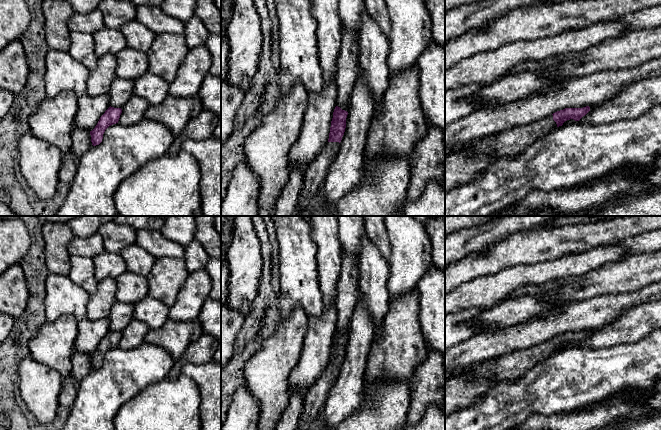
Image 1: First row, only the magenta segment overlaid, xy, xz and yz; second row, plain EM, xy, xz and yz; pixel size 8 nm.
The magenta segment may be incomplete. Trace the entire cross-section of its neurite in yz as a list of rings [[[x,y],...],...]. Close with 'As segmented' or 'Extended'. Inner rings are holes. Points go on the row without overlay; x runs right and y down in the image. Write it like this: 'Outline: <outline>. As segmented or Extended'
Outline: [[[590,331],[565,332],[552,339],[475,365],[468,373],[445,380],[445,416],[472,406],[490,387],[501,381],[517,381],[530,369],[567,344],[579,345]]]. Extended

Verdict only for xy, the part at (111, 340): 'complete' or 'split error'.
complete

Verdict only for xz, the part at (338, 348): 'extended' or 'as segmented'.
extended

